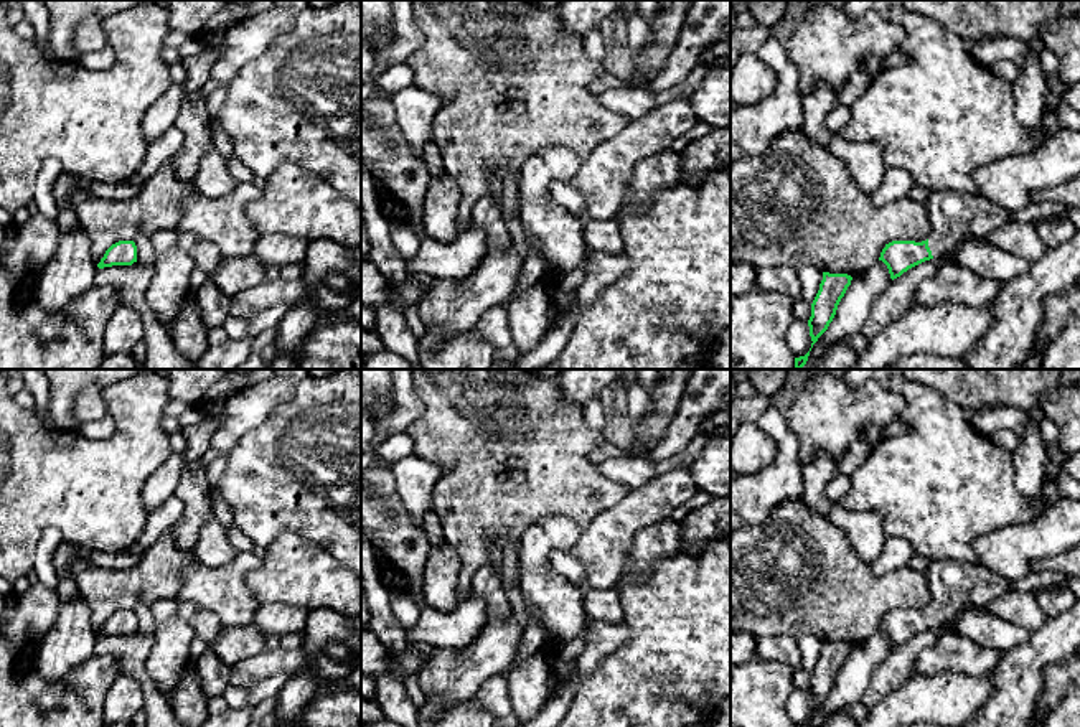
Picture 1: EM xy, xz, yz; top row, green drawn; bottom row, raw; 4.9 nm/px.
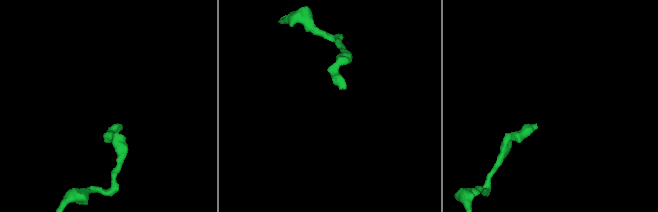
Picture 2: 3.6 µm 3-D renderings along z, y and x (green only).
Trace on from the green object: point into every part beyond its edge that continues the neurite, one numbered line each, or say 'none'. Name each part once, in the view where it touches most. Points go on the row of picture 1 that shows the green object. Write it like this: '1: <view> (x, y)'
1: yz (955, 216)

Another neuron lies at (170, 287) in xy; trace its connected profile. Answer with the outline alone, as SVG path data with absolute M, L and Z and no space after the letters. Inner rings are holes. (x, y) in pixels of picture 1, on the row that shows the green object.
M158 231L150 242L153 246L153 277L147 290L147 303L168 331L181 305L193 293L190 277L195 262L180 247L176 231Z

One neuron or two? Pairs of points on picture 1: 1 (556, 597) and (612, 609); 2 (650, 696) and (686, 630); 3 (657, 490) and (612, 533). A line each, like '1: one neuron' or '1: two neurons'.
1: two neurons
2: one neuron
3: one neuron

